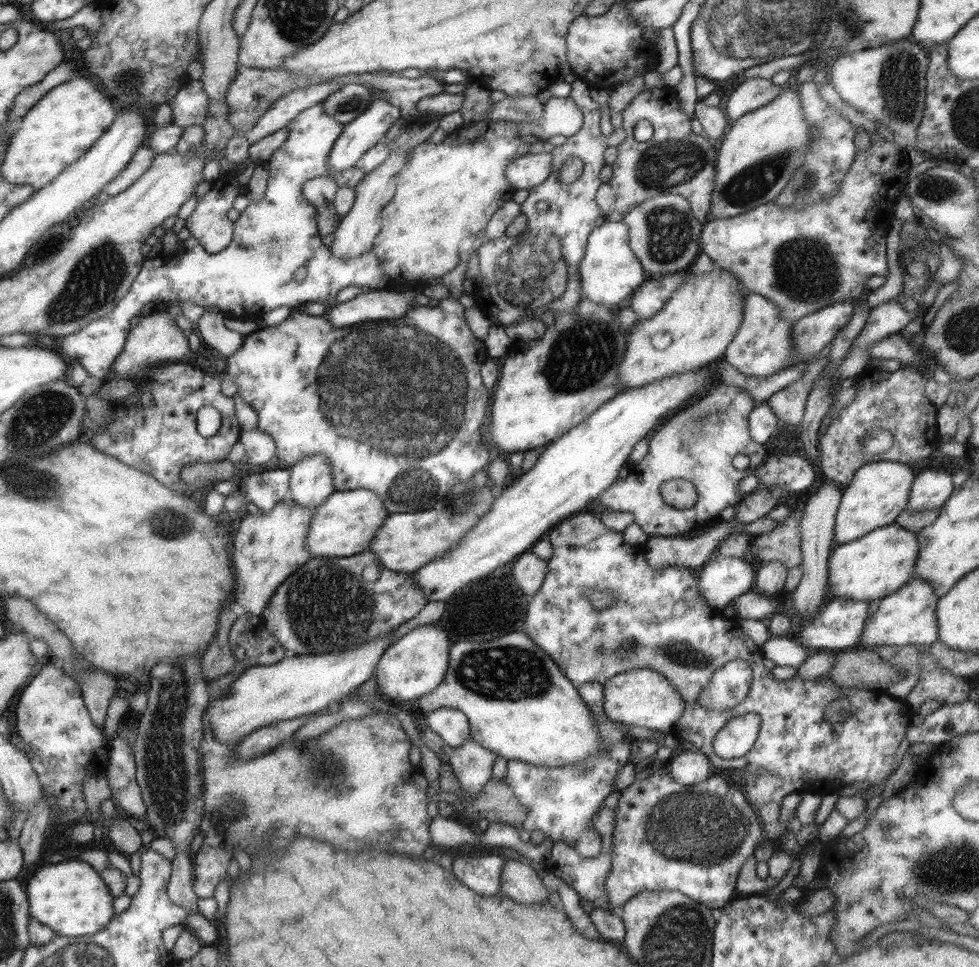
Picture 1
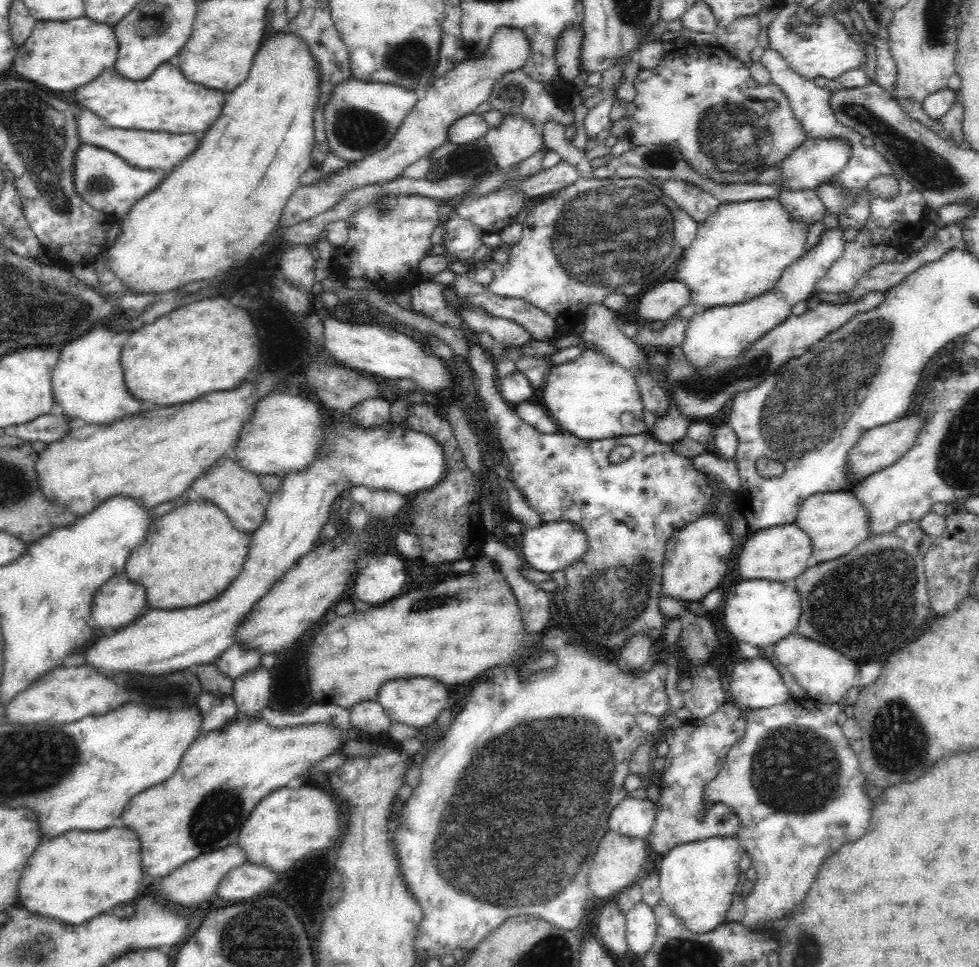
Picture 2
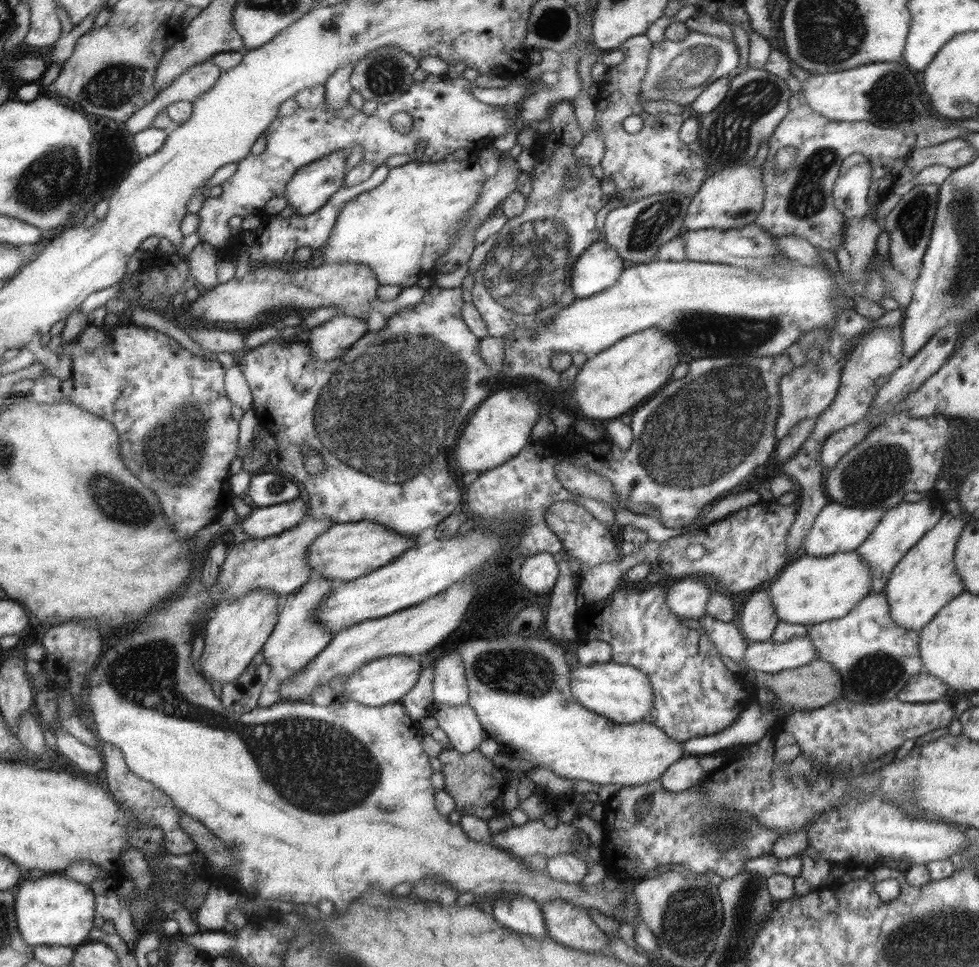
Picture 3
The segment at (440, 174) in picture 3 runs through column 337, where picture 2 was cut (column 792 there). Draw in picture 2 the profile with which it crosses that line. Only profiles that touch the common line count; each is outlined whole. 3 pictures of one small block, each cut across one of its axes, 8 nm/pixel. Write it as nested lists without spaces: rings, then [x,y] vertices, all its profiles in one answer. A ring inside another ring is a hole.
[[[777,198],[720,203],[718,210],[698,222],[697,235],[684,250],[670,278],[684,281],[690,287],[690,300],[699,309],[738,304],[774,288],[784,269],[806,252],[810,225],[795,218]]]

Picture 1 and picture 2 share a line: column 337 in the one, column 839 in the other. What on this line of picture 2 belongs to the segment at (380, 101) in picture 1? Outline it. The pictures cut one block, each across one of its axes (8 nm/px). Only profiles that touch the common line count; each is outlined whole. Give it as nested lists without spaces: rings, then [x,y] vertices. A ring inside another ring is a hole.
[[[807,137],[796,150],[780,162],[780,165],[782,165],[780,185],[782,185],[782,188],[791,189],[816,188],[819,184],[831,182],[835,174],[845,168],[850,157],[852,157],[852,146],[849,140]]]

